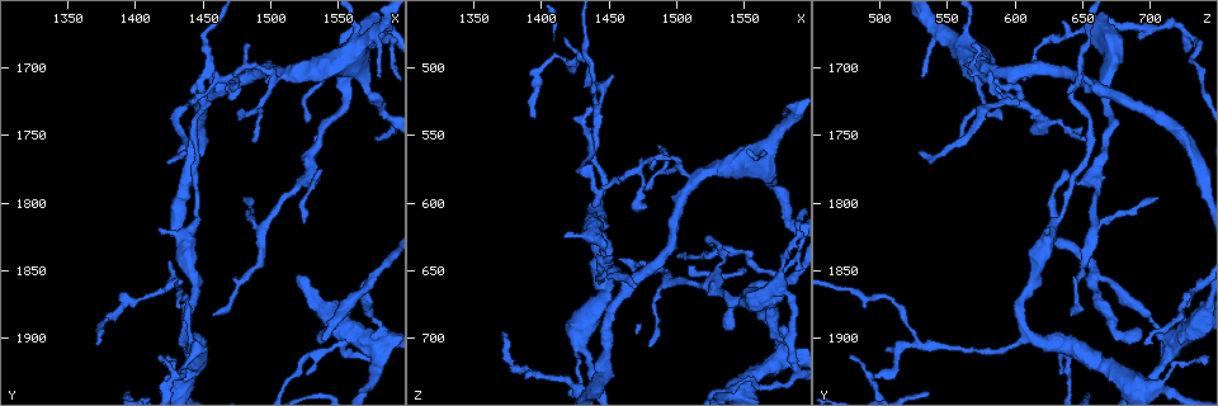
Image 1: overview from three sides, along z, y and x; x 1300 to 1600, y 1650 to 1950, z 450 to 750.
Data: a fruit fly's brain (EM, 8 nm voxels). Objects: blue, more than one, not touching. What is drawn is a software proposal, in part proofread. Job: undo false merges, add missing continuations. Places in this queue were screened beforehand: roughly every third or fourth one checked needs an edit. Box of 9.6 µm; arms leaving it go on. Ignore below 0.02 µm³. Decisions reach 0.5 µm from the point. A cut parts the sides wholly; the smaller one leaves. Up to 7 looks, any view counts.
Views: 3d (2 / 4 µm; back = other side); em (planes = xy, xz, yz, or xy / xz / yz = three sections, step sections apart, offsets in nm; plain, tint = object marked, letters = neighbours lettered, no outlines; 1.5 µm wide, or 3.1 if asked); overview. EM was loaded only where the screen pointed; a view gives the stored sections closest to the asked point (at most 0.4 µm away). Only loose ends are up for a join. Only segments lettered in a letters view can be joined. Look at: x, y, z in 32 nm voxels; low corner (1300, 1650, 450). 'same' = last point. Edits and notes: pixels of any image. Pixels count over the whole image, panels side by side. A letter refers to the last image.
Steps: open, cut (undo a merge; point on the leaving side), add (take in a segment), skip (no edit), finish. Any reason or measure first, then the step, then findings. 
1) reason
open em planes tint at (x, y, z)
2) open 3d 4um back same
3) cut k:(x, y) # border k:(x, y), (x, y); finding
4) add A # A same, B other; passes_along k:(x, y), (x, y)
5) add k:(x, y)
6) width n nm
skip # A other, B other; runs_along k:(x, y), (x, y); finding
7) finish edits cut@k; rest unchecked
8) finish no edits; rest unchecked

calibre changes
open em planes letters at (1486, 1848, 648)

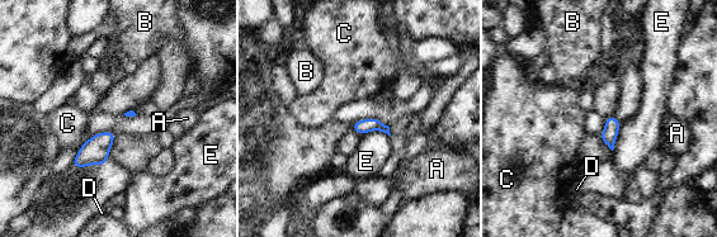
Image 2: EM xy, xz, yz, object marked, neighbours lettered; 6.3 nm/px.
skip # A other, B other, C other, D other, E other; all the same neuron

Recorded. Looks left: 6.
free end
open em xy step 4 letters at (1542, 1896, 694)

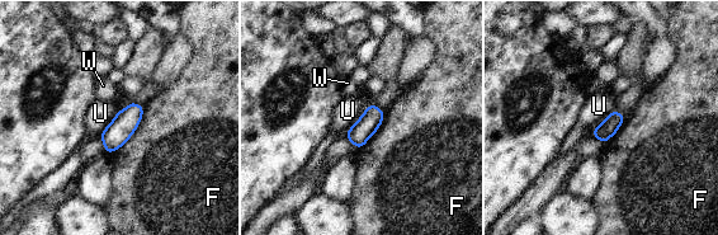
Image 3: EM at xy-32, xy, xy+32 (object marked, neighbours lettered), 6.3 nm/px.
open em planes letters same

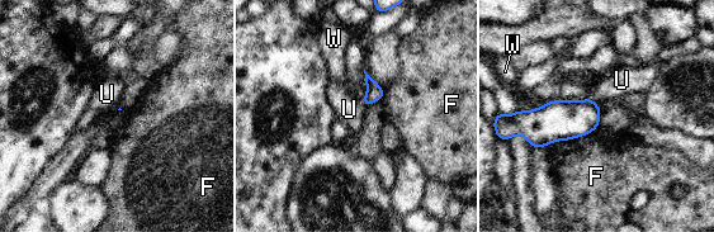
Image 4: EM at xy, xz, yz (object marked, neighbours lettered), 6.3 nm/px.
skip # F other, U other, W other; none of them fits

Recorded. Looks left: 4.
abrupt turn
open 3d 4um at (1432, 1928, 492)

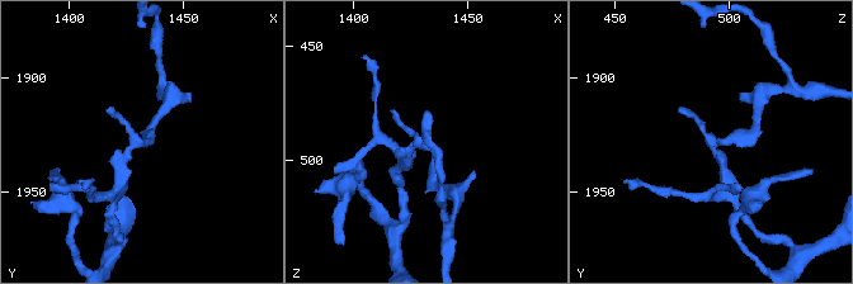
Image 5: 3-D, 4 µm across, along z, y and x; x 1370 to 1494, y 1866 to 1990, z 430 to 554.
open em planes letters at (1430, 1929, 492)

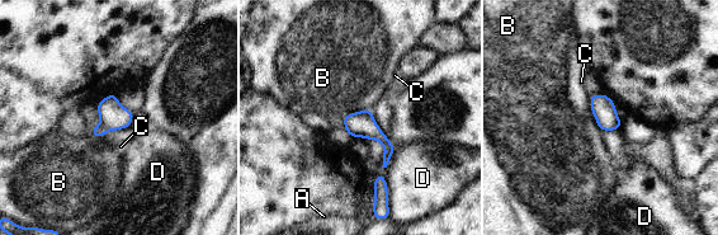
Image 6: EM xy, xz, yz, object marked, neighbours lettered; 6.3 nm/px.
longest_contact B 240 nm
cut 6:(113, 117) # A other, B other, C other, D other; border 6:(100, 122), (108, 131); two neurons meet here

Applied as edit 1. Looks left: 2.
finish edits cut@6; rest unchecked

